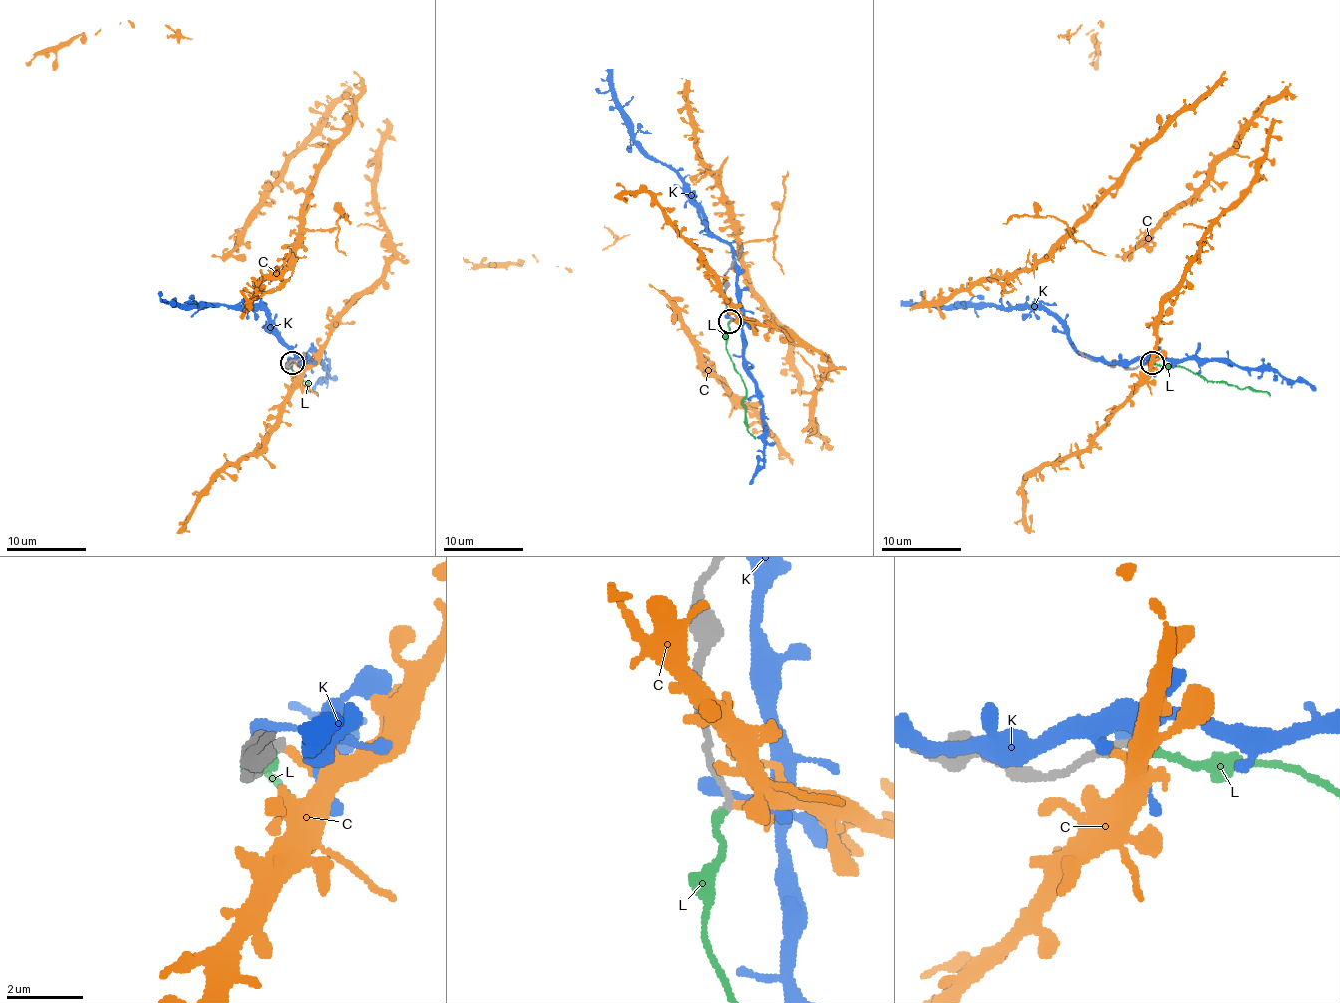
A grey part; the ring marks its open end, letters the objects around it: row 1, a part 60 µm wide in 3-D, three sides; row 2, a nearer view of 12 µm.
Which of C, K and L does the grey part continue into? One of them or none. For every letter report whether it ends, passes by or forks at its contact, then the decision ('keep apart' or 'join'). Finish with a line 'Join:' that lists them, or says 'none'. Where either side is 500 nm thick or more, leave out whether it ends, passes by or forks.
C: it ends there; keep apart
K: it ends there; keep apart
L: it ends there; join
Join: L

